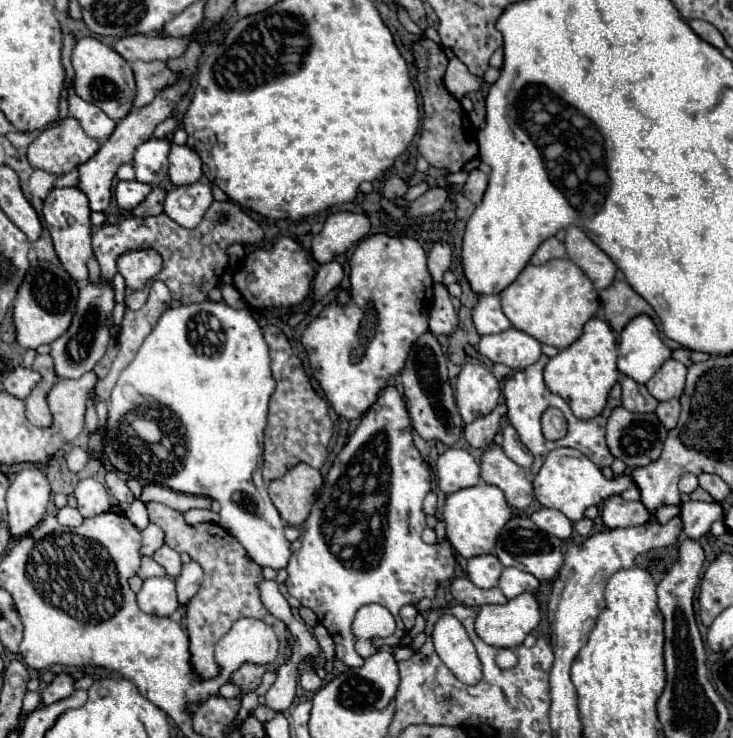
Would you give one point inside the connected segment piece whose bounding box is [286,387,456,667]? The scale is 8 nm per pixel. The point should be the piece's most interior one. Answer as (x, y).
(362, 544)

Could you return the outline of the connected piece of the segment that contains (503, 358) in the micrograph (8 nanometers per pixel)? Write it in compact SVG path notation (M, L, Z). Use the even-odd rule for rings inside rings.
M508 329L502 331L498 335L484 335L480 339L478 351L488 357L494 363L504 363L508 367L516 369L524 369L532 363L536 363L536 359L540 357L540 343L518 331L518 329Z

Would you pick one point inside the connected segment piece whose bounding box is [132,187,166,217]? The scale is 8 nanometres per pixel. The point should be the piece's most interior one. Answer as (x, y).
(152, 205)

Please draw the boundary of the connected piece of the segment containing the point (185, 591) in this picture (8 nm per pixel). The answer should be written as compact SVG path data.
M190 561L188 565L182 567L180 577L176 579L176 593L180 605L186 605L196 595L200 583L202 583L202 569L196 561Z

